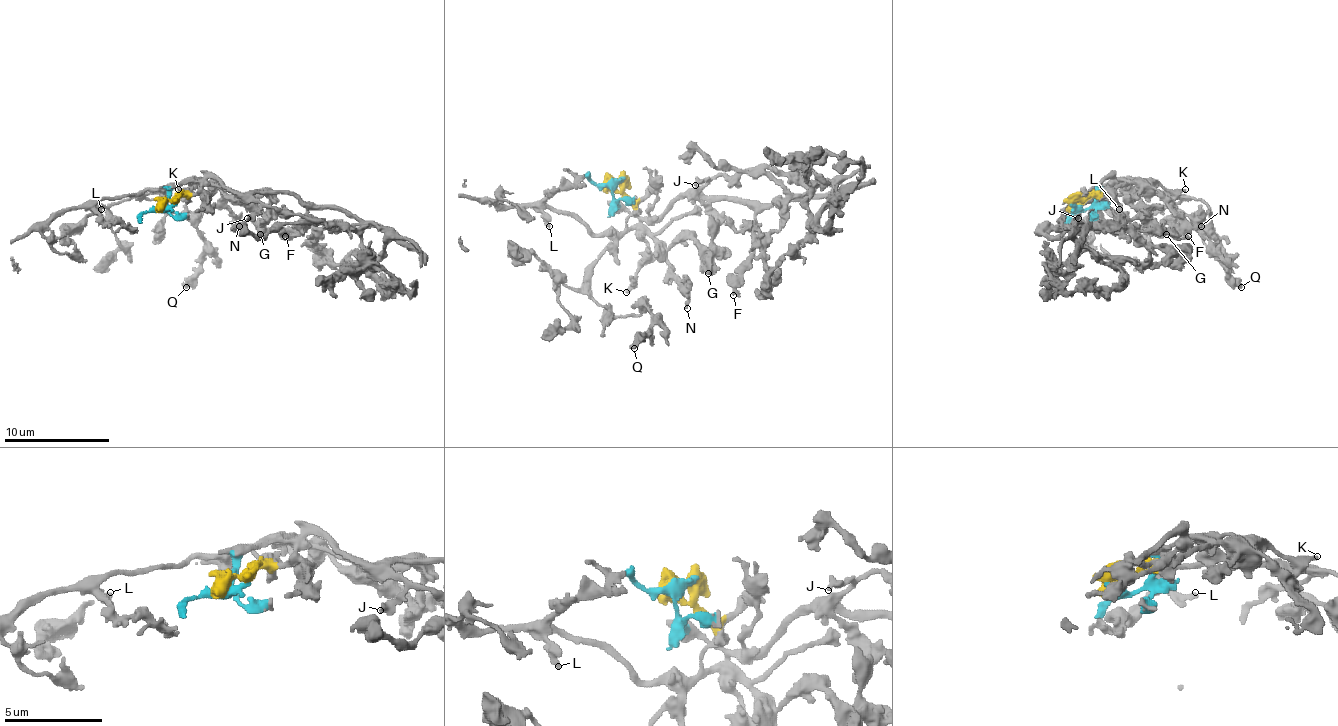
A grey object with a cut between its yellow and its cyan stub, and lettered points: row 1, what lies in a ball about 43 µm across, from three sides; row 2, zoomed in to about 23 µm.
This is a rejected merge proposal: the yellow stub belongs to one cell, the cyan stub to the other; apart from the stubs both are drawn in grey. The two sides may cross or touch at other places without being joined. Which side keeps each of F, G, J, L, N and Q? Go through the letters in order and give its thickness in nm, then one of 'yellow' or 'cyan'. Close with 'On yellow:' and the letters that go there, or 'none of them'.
F: calibre 320 nm; cyan
G: calibre 440 nm; yellow
J: calibre 400 nm; cyan
L: calibre 300 nm; yellow
N: calibre 280 nm; yellow
Q: calibre 480 nm; yellow
On yellow: G, L, N, Q

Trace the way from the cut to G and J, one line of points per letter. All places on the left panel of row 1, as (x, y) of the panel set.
G: (161, 206), (185, 192), (182, 182), (214, 185), (241, 198), (262, 192), (270, 200), (270, 214), (259, 235)
J: (161, 206), (164, 208), (174, 187), (193, 179), (214, 177), (233, 190), (246, 192), (259, 206), (246, 219)

